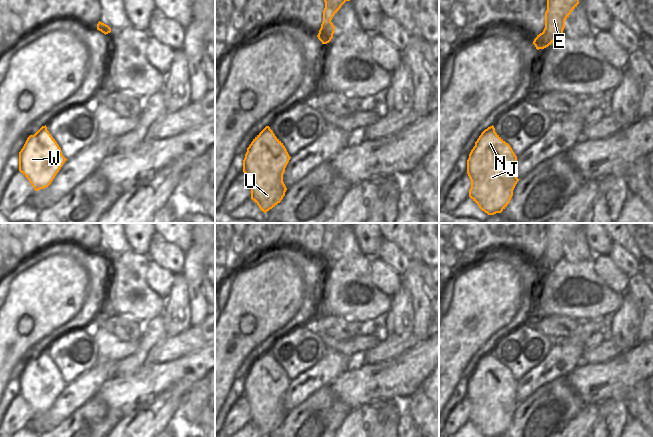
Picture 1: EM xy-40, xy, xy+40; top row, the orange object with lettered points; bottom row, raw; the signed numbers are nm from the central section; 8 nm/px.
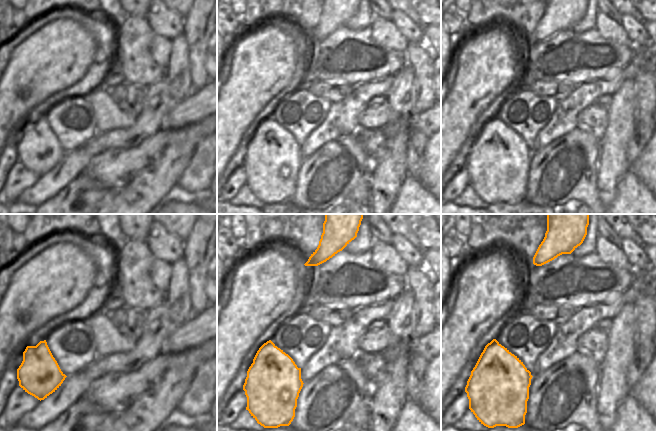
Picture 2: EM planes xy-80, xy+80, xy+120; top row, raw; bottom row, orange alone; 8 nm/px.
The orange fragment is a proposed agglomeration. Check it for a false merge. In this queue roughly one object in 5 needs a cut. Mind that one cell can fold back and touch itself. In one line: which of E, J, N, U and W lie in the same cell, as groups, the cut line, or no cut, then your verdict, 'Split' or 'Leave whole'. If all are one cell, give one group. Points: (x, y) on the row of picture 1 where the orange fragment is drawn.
Groups: E J N U W. No split. Leave whole.

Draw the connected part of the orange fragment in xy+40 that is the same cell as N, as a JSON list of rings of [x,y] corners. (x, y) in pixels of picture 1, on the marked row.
[[[494,126],[485,129],[469,154],[467,174],[471,180],[469,197],[488,215],[501,213],[509,204],[518,182],[515,174],[517,156],[511,146],[496,132]]]

